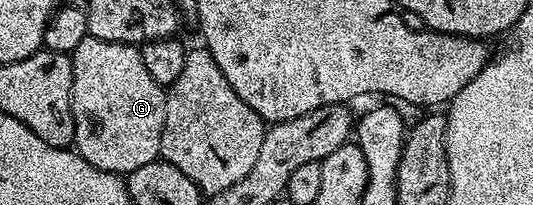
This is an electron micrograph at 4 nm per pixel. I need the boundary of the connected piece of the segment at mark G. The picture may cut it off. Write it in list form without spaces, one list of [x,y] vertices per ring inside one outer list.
[[[87,36],[76,44],[72,55],[72,116],[74,117],[74,141],[76,153],[88,164],[100,168],[104,172],[113,174],[127,175],[132,173],[136,168],[141,168],[144,164],[152,164],[159,161],[160,158],[160,136],[164,132],[164,116],[166,115],[166,90],[156,80],[152,80],[152,75],[148,72],[147,66],[144,65],[141,49],[137,45],[129,42],[109,42],[99,38]]]

